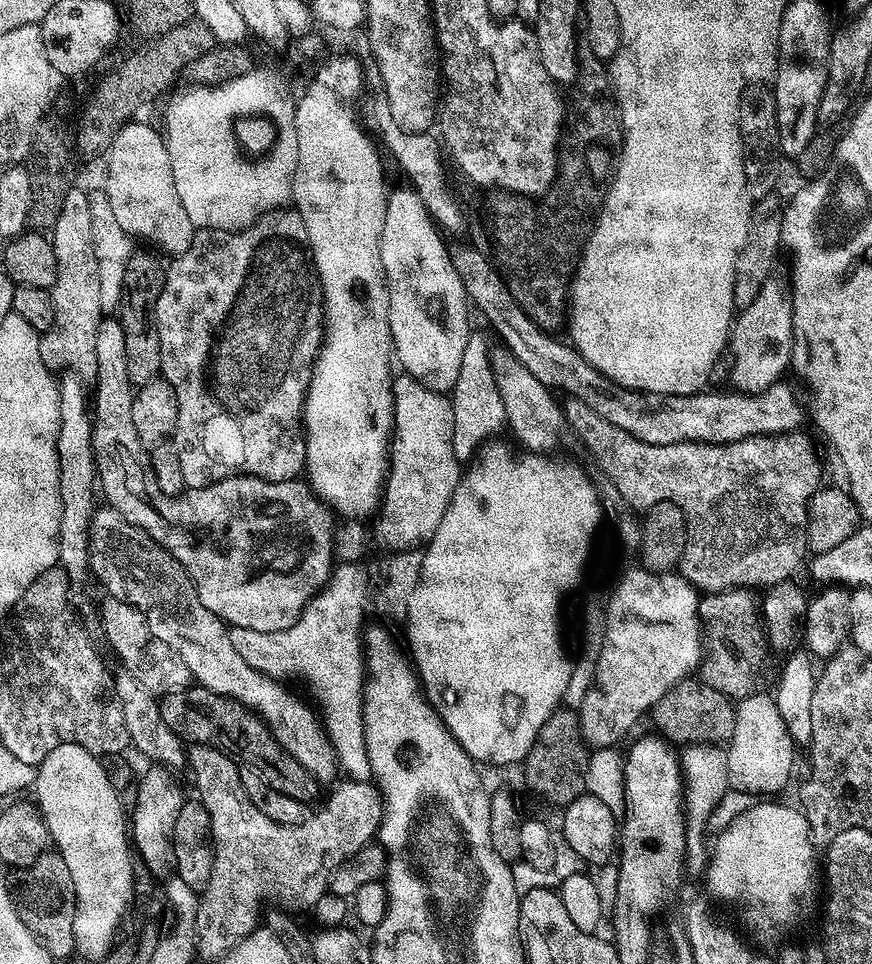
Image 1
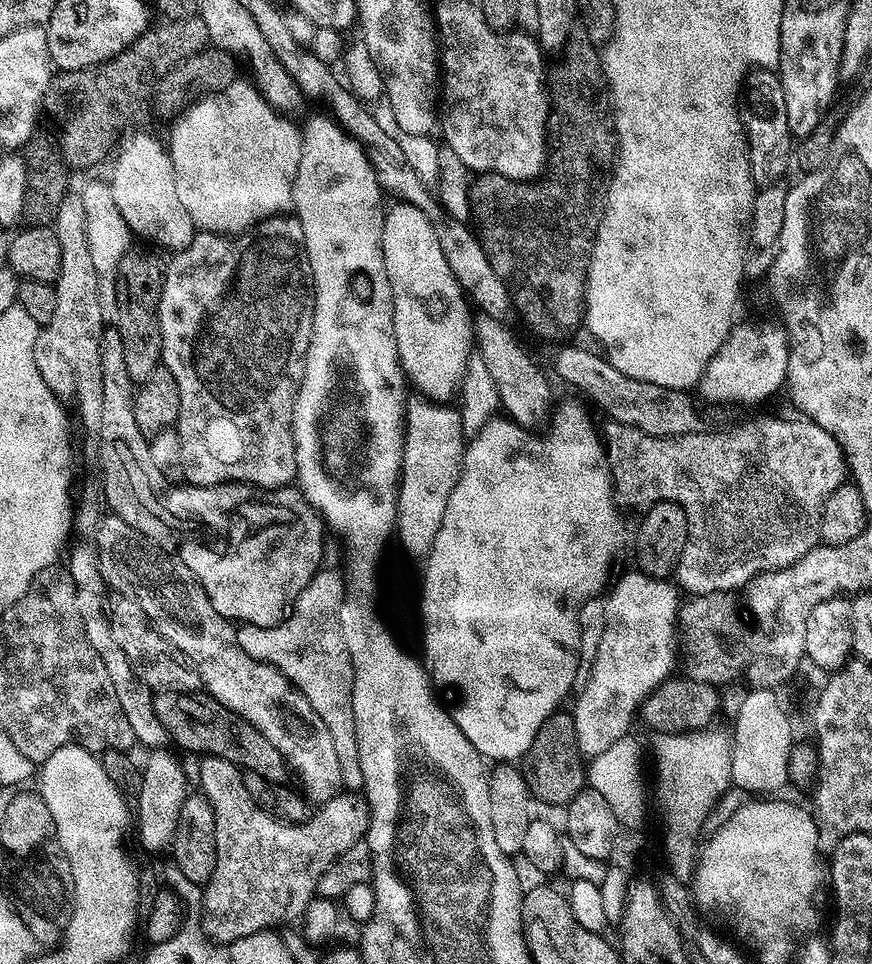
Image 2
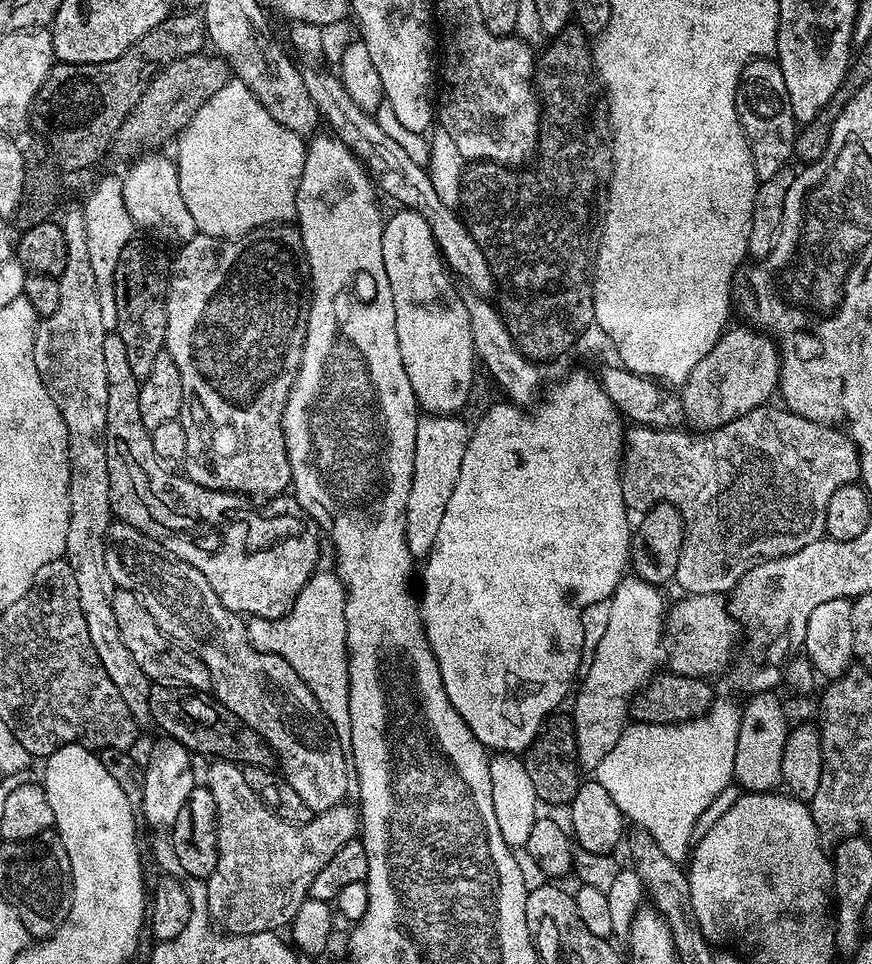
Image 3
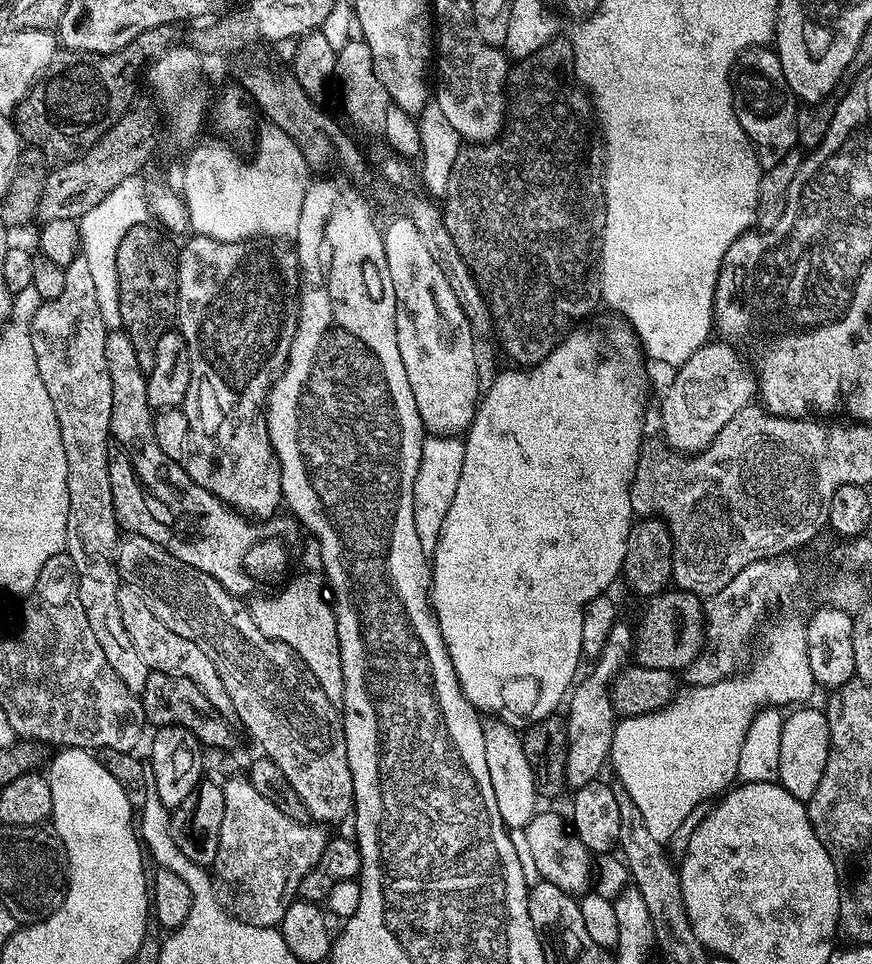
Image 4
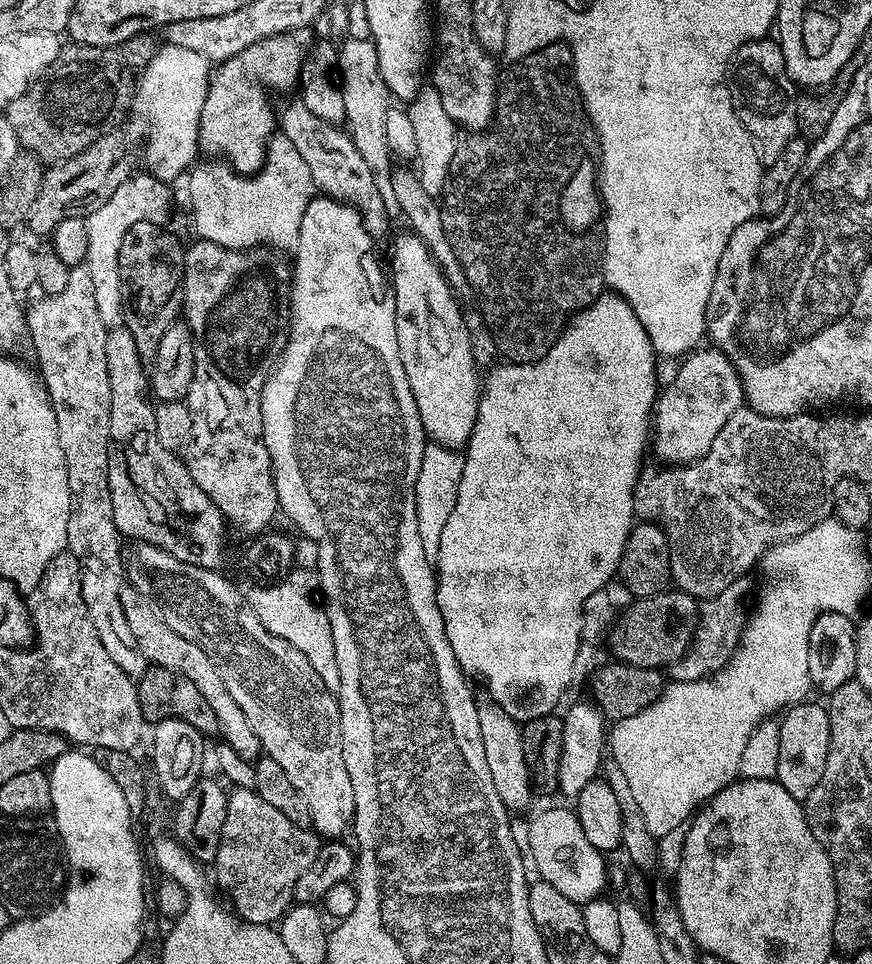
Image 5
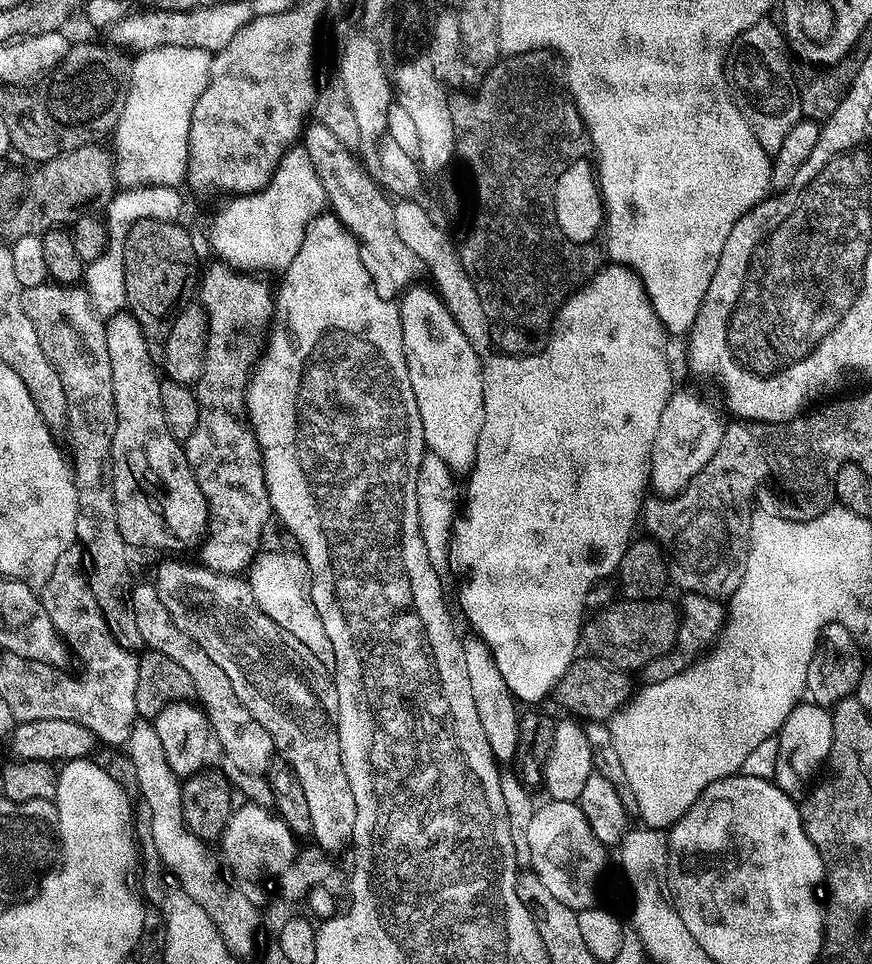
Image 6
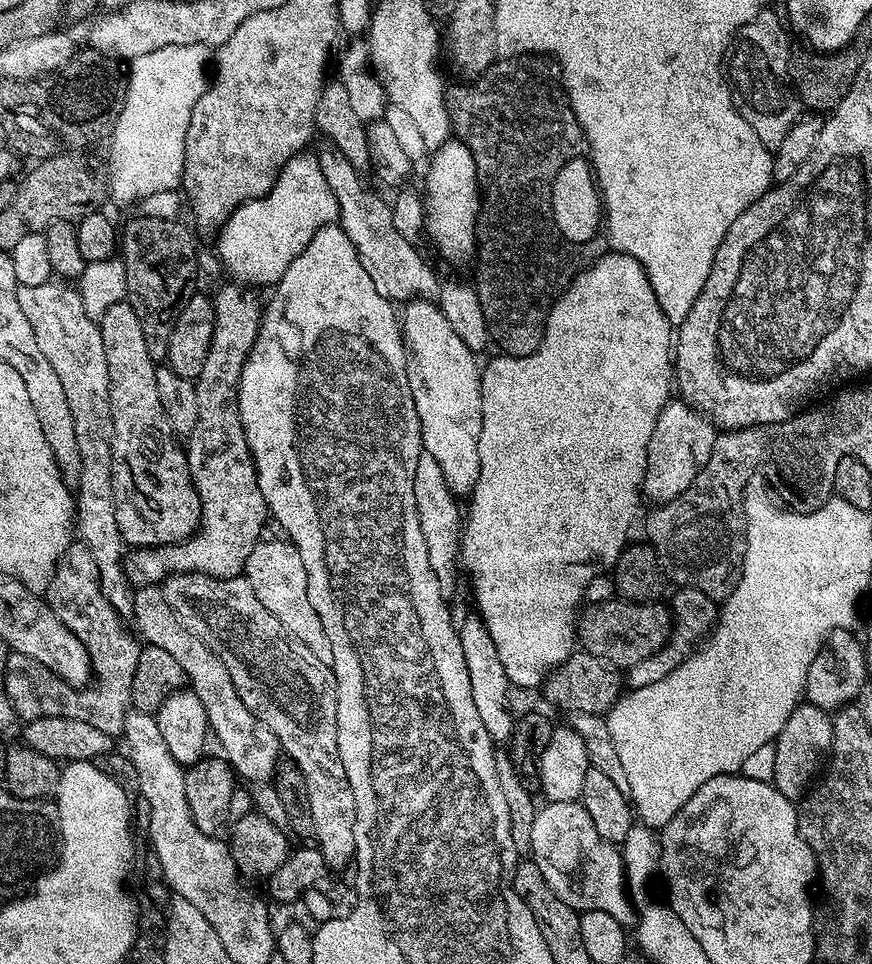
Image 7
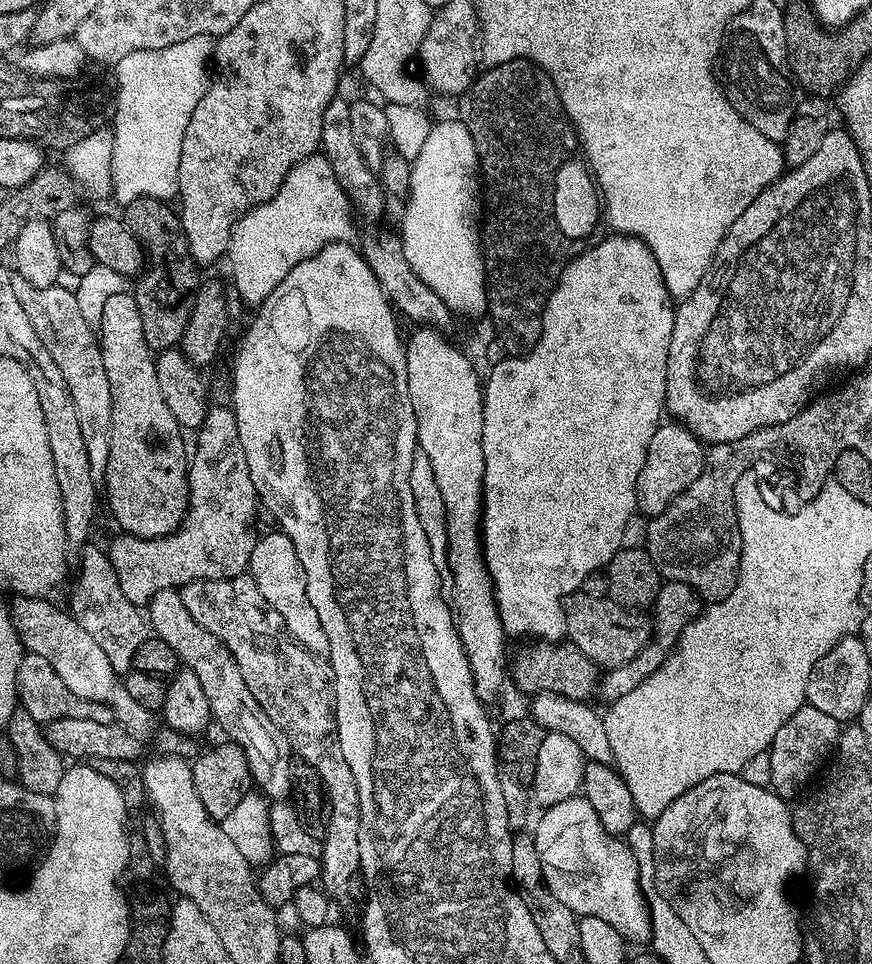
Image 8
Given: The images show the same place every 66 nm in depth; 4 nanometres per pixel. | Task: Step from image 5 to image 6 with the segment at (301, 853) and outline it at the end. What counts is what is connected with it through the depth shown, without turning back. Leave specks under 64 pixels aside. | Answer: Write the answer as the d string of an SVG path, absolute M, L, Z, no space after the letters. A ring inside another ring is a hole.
M244 802L233 811L228 825L218 841L218 852L227 871L240 880L268 880L279 878L282 870L294 862L298 840L280 815L267 807L253 802ZM297 843L297 844L296 844ZM220 847L220 848L219 848ZM224 855L224 856L223 856ZM228 863L228 864L227 864ZM229 868L229 869L228 869Z

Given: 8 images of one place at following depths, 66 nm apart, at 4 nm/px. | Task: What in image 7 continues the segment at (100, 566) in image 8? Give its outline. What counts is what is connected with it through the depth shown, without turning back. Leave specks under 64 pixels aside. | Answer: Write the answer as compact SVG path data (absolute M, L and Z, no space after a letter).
M69 546L64 551L54 570L46 599L52 607L52 613L80 639L82 646L86 646L94 677L92 690L75 688L68 683L64 685L64 692L68 692L68 700L72 700L72 704L68 704L68 700L60 700L60 717L87 722L113 738L121 735L132 703L134 673L138 666L140 648L137 647L137 637L130 628L128 633L128 628L124 625L127 623L112 609L110 602L106 602L98 566L94 554L90 554L88 548Z

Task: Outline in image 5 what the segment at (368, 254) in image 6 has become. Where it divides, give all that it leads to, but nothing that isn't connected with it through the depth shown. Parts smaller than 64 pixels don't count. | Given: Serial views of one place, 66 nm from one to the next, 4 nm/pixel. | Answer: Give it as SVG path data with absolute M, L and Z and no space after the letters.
M296 98L293 99L293 104L279 109L278 128L283 136L290 138L290 142L294 142L298 154L302 154L307 168L310 169L313 185L323 195L333 196L335 200L341 200L343 204L355 208L364 219L366 230L373 238L380 238L387 234L390 219L382 197L378 194L377 184L370 174L370 167L366 166L365 159L352 141L351 135L343 127L318 118L318 114L308 110L303 102Z

